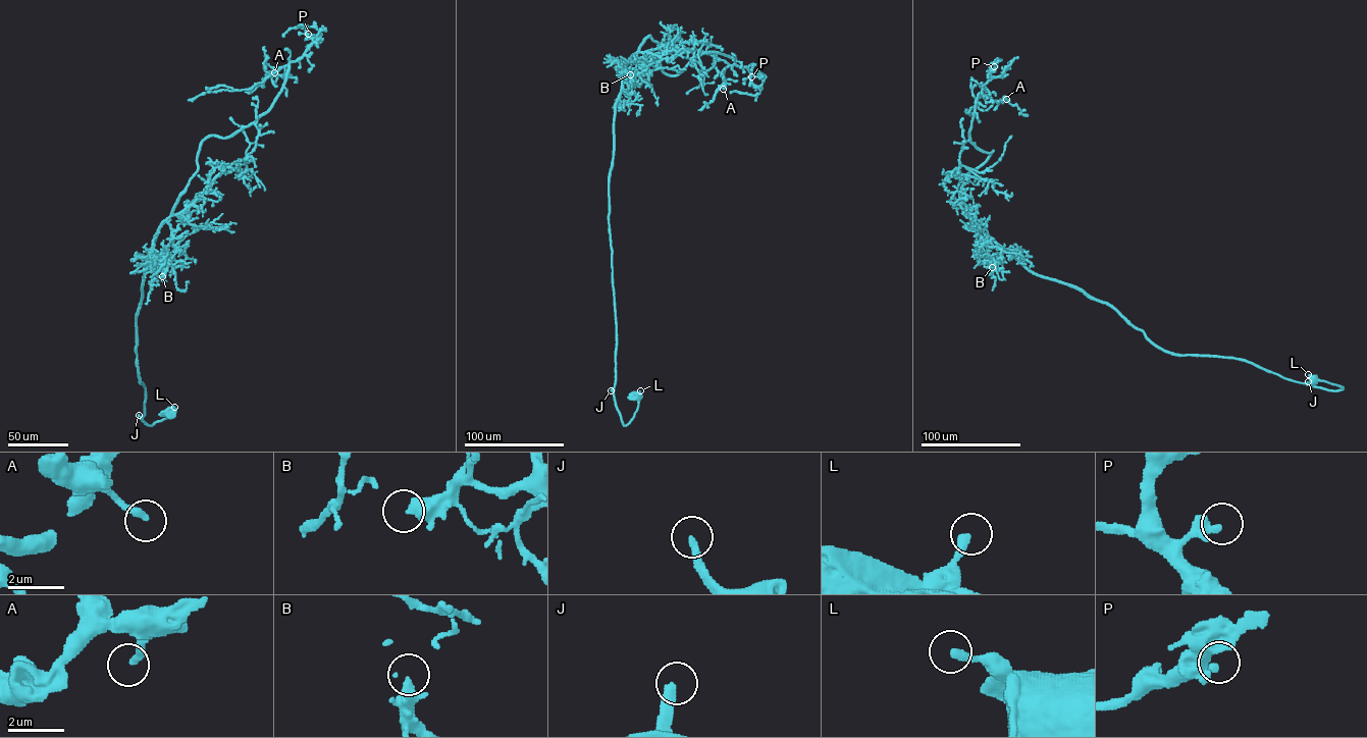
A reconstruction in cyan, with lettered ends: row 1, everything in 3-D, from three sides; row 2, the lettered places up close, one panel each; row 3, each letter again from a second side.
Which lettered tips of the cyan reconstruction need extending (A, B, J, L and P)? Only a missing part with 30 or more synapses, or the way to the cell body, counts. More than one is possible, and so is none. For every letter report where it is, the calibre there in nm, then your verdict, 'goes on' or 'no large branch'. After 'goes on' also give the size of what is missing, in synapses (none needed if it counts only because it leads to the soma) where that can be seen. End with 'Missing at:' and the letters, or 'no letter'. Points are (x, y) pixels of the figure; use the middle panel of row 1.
A: place (723, 89); calibre 240 nm; no large branch
B: place (630, 74); calibre 480 nm; no large branch
J: place (611, 390); calibre 320 nm; goes on; 5500 synapses
L: place (640, 390); calibre 320 nm; no large branch
P: place (751, 76); calibre 400 nm; no large branch
Missing at: J

